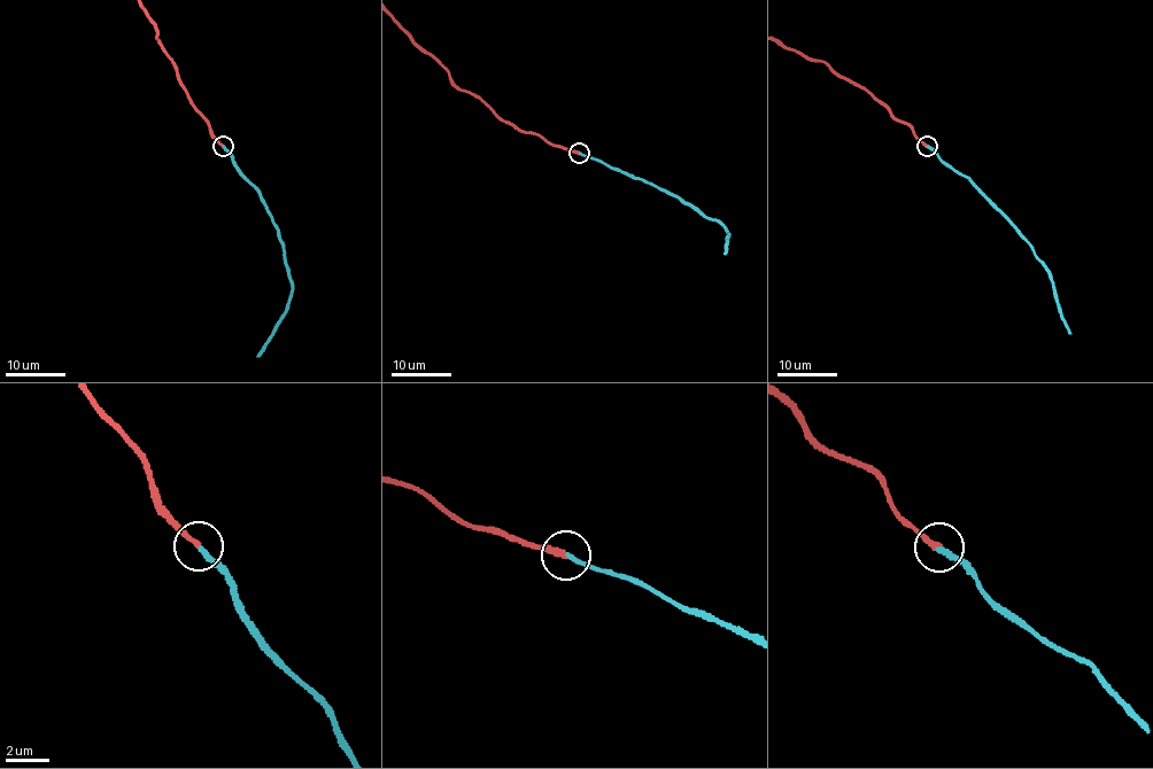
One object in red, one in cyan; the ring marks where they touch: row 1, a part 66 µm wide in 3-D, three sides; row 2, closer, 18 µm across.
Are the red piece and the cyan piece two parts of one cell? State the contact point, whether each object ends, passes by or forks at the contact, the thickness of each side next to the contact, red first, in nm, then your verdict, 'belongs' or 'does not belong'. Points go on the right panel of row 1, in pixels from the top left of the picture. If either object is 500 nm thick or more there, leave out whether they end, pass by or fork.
place (927, 146); red ends; cyan ends; calibres 240 and 190 nm; belongs

